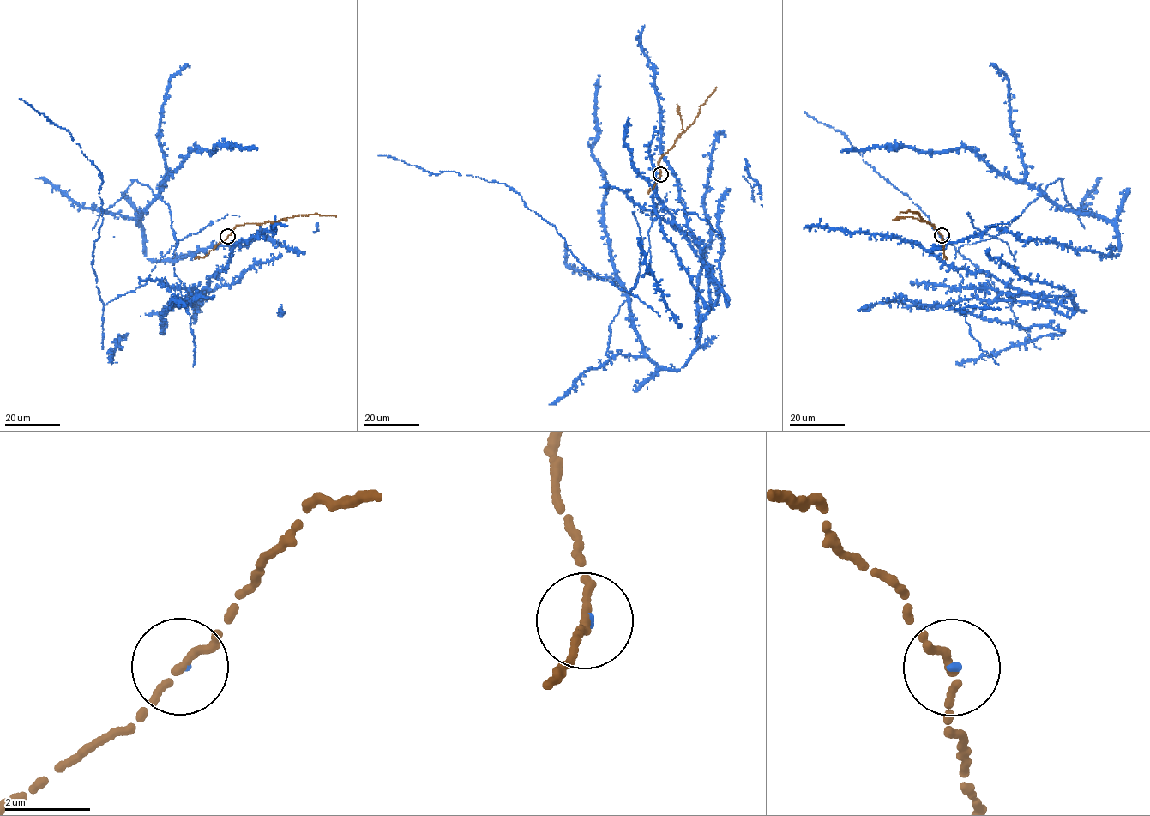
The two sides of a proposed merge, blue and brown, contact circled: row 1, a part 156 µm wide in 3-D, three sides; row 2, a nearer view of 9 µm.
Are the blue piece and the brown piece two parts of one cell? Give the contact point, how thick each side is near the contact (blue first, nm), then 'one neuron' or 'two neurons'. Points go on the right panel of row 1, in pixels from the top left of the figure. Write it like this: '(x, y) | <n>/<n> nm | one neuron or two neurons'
(942, 235) | 90/160 nm | one neuron

